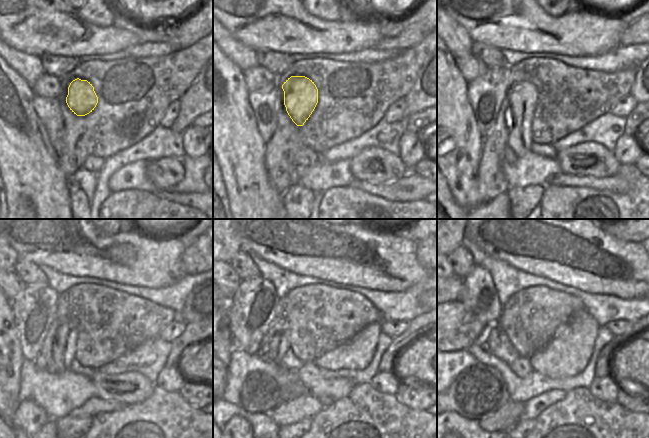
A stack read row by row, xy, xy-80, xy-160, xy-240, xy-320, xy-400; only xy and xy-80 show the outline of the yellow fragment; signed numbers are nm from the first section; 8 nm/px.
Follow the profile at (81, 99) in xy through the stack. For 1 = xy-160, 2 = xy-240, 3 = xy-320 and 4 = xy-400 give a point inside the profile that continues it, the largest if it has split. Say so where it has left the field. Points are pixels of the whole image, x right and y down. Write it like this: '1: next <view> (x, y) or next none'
1: next xy-160 (523, 96)
2: next xy-240 (64, 345)
3: next xy-320 (278, 345)
4: next xy-400 (491, 336)

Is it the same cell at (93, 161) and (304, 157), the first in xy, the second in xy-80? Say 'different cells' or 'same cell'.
same cell

